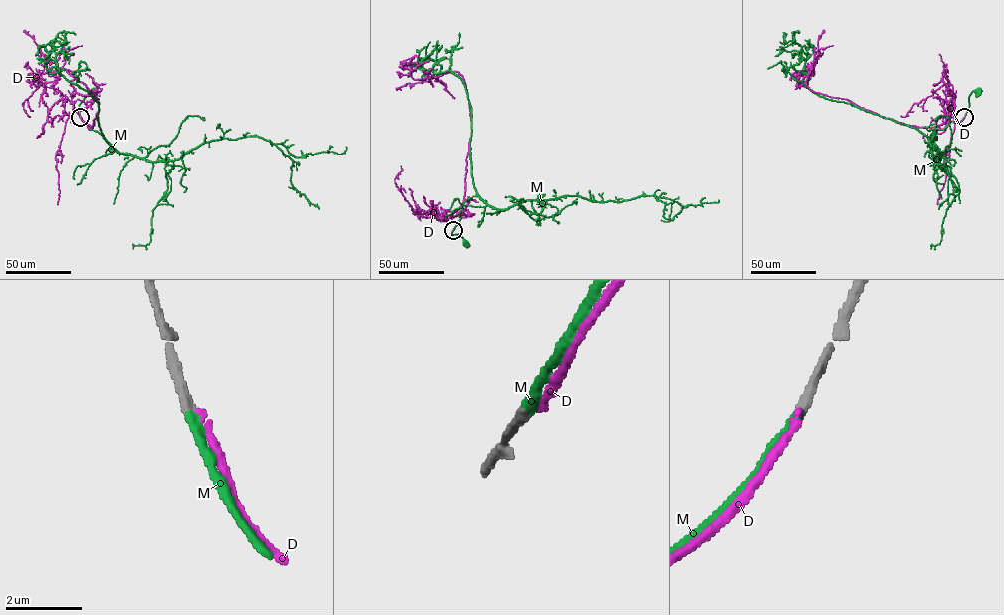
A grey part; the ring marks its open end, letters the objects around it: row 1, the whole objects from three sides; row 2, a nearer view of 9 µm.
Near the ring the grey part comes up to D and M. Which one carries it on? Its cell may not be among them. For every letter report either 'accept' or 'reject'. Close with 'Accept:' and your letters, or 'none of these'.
D: reject
M: accept
Accept: M

